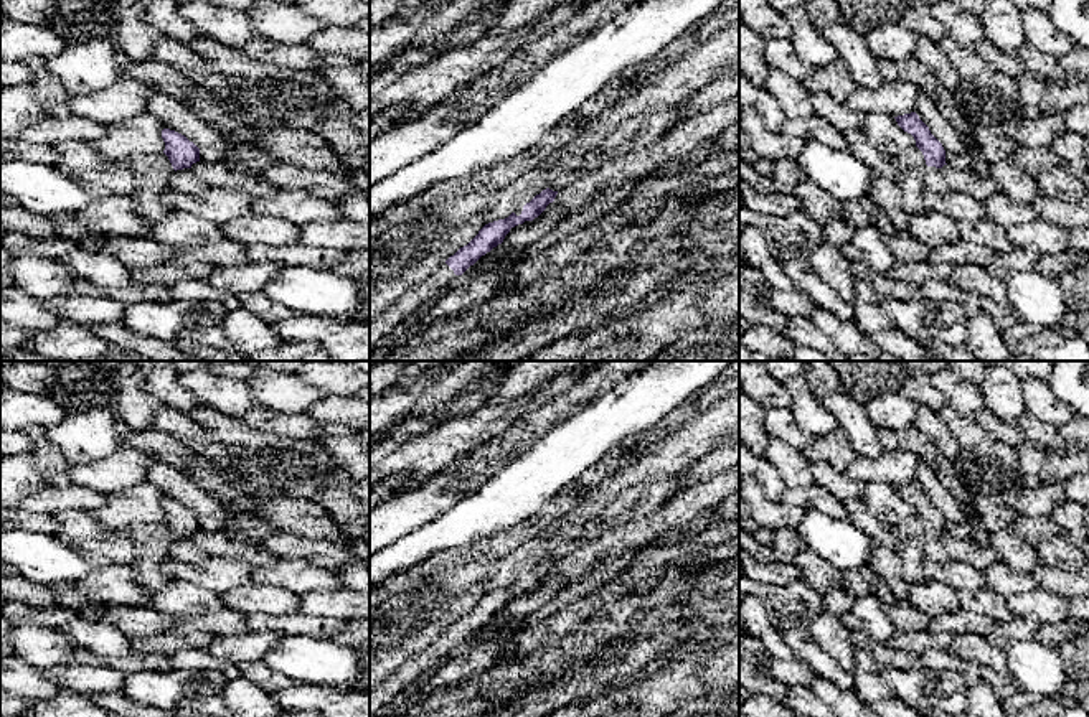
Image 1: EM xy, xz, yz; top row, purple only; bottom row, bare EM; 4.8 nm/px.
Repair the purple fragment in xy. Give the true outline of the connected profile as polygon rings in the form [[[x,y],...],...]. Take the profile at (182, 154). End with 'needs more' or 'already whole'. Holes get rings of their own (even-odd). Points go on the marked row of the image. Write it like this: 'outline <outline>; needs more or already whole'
outline [[[163,129],[162,138],[165,142],[163,153],[168,157],[175,173],[172,175],[172,193],[201,194],[210,188],[203,185],[190,170],[193,163],[200,162],[200,148],[185,135]]]; needs more

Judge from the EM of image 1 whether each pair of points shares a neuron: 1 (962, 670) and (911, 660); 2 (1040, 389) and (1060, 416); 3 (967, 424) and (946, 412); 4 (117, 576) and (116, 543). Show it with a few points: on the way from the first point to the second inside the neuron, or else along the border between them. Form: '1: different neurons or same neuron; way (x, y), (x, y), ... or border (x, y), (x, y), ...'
1: different neurons; border (918, 655), (923, 665)
2: same neuron; way (1040, 396), (1053, 409)
3: same neuron; way (962, 424), (951, 417)
4: different neurons; border (131, 562), (109, 562), (98, 567)

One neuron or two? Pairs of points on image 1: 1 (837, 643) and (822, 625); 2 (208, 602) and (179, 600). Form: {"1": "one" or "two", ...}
{"1": "one", "2": "one"}

